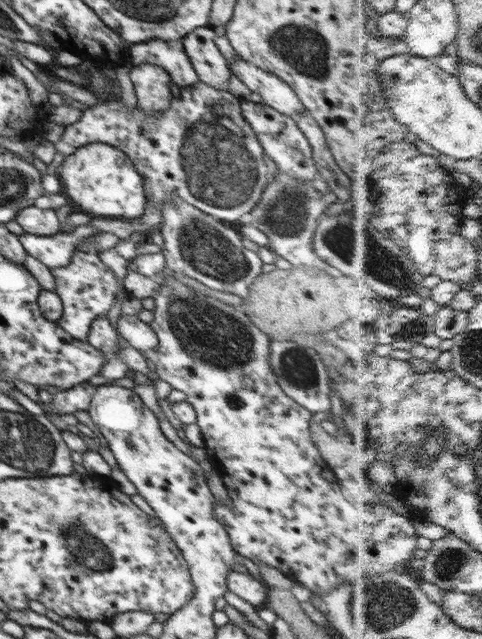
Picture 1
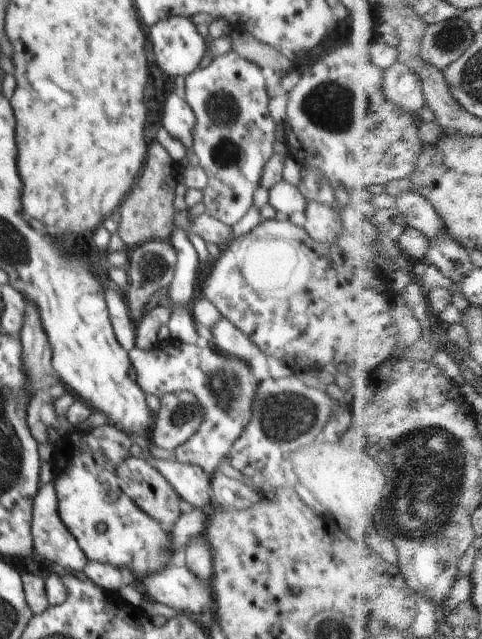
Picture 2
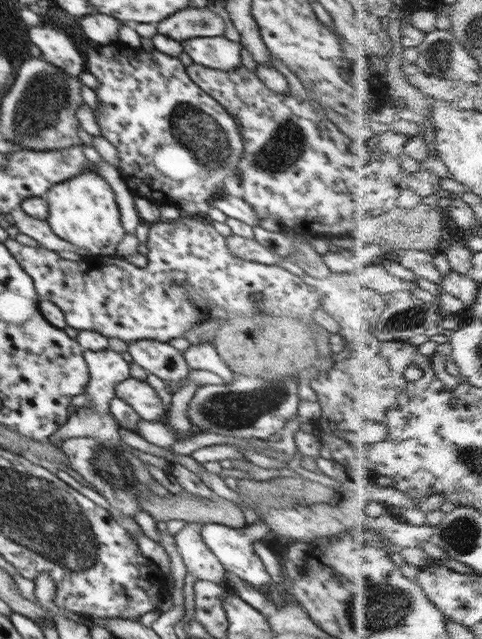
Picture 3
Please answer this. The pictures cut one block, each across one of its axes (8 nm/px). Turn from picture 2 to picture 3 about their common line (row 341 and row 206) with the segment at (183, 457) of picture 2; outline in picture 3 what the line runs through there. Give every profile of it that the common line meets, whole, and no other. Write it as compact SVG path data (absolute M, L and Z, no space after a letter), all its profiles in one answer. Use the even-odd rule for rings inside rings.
M120 42L106 44L102 46L95 44L90 48L88 57L86 58L86 70L91 72L98 79L99 85L94 89L97 94L99 106L94 111L96 116L96 122L100 125L101 135L109 140L118 150L119 154L119 166L118 170L126 182L126 186L132 192L134 197L144 197L154 205L161 206L167 213L171 212L171 208L175 203L178 206L180 200L194 201L200 208L203 208L205 204L210 203L214 197L220 197L224 193L226 180L229 176L237 176L237 182L240 182L238 172L238 159L242 157L242 151L244 151L244 142L242 142L242 136L236 120L229 116L229 113L216 101L211 98L209 94L206 94L196 82L190 80L188 72L186 72L185 66L178 57L167 55L156 49L145 50L143 48L137 49L123 45Z

